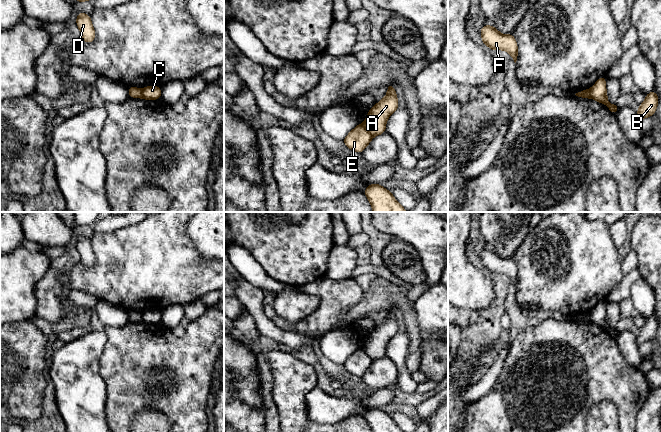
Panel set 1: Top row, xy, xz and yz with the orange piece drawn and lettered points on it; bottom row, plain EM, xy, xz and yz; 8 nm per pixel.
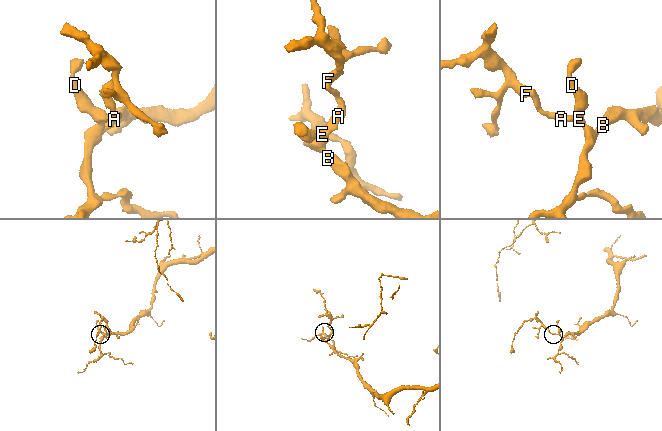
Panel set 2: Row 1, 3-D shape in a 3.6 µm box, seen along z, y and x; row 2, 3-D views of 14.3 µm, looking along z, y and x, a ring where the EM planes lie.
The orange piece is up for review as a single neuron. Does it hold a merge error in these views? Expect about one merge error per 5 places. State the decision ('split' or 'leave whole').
split

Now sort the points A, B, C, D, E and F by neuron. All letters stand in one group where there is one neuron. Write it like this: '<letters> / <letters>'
A C F / B D E

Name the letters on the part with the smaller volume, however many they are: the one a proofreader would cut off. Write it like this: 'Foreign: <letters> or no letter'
Foreign: A, C, F

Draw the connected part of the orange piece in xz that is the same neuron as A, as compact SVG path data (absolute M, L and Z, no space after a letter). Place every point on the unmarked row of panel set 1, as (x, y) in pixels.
M389 307L387 311L386 320L370 332L363 348L373 361L386 356L386 346L389 340L398 334L398 322L394 310Z

